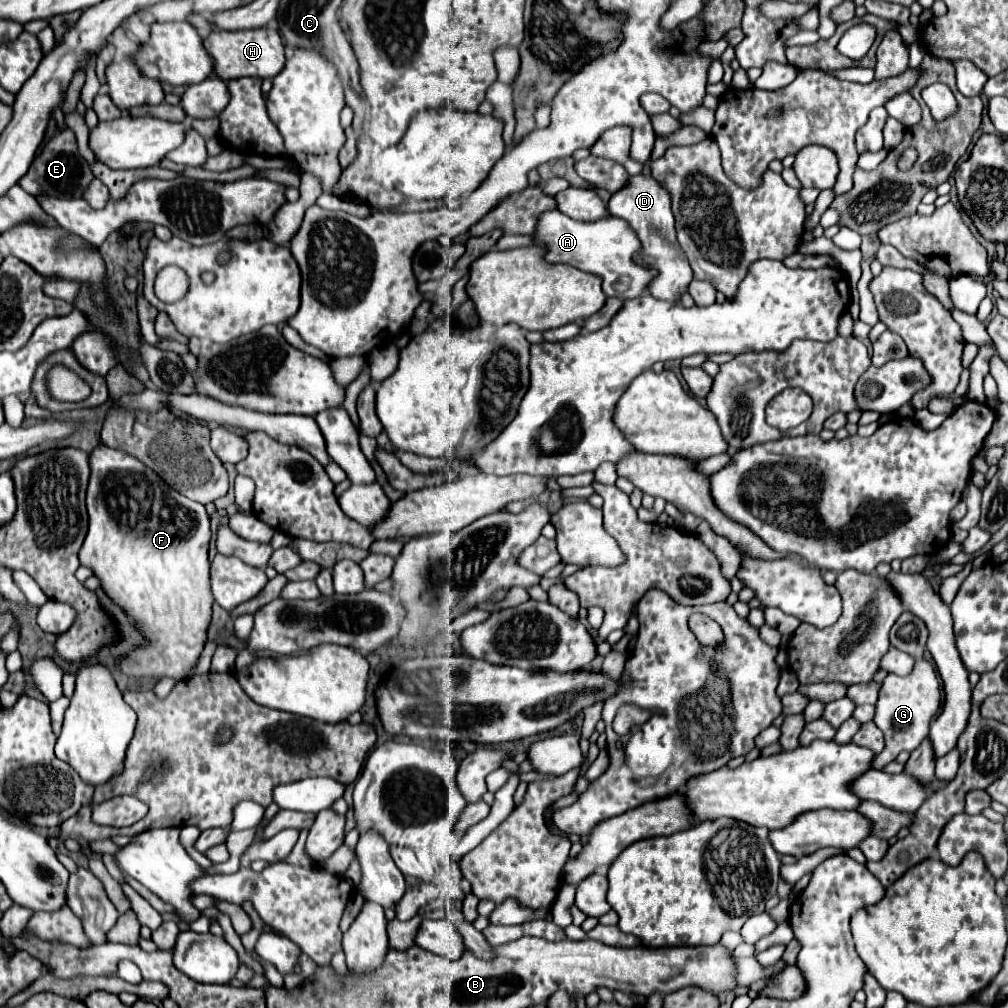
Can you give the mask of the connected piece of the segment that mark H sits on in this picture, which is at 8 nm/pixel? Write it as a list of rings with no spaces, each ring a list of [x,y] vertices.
[[[267,27],[249,29],[249,31],[211,31],[205,37],[205,47],[209,47],[209,55],[213,55],[215,75],[223,81],[239,79],[239,77],[261,77],[271,79],[285,67],[285,45],[277,31]]]

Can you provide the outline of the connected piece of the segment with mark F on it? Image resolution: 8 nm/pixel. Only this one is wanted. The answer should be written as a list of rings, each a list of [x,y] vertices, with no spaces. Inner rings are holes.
[[[97,445],[91,451],[87,511],[89,531],[79,551],[79,561],[93,571],[101,581],[101,589],[125,611],[147,641],[119,657],[115,661],[117,669],[129,677],[171,677],[175,681],[191,677],[207,643],[207,629],[215,603],[209,581],[209,543],[213,533],[205,505],[191,501],[165,485],[163,479],[139,459],[119,449]]]

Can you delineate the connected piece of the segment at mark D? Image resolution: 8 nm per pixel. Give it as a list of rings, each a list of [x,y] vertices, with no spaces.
[[[635,175],[629,179],[627,187],[613,193],[607,207],[613,217],[629,221],[629,225],[637,233],[637,239],[641,239],[643,251],[637,253],[637,263],[645,263],[645,267],[653,267],[657,271],[657,277],[651,287],[647,287],[647,293],[655,299],[679,303],[681,295],[693,281],[693,269],[689,267],[689,261],[685,259],[685,253],[675,239],[675,219],[671,213],[669,193],[653,177]]]

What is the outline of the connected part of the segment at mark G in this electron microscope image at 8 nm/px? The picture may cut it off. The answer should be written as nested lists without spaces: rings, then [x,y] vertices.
[[[925,659],[915,661],[915,667],[909,675],[901,677],[889,673],[883,681],[877,701],[875,725],[885,733],[885,749],[873,759],[873,769],[883,769],[891,763],[901,751],[913,751],[921,745],[921,741],[929,735],[929,723],[941,707],[941,685],[933,665]]]

